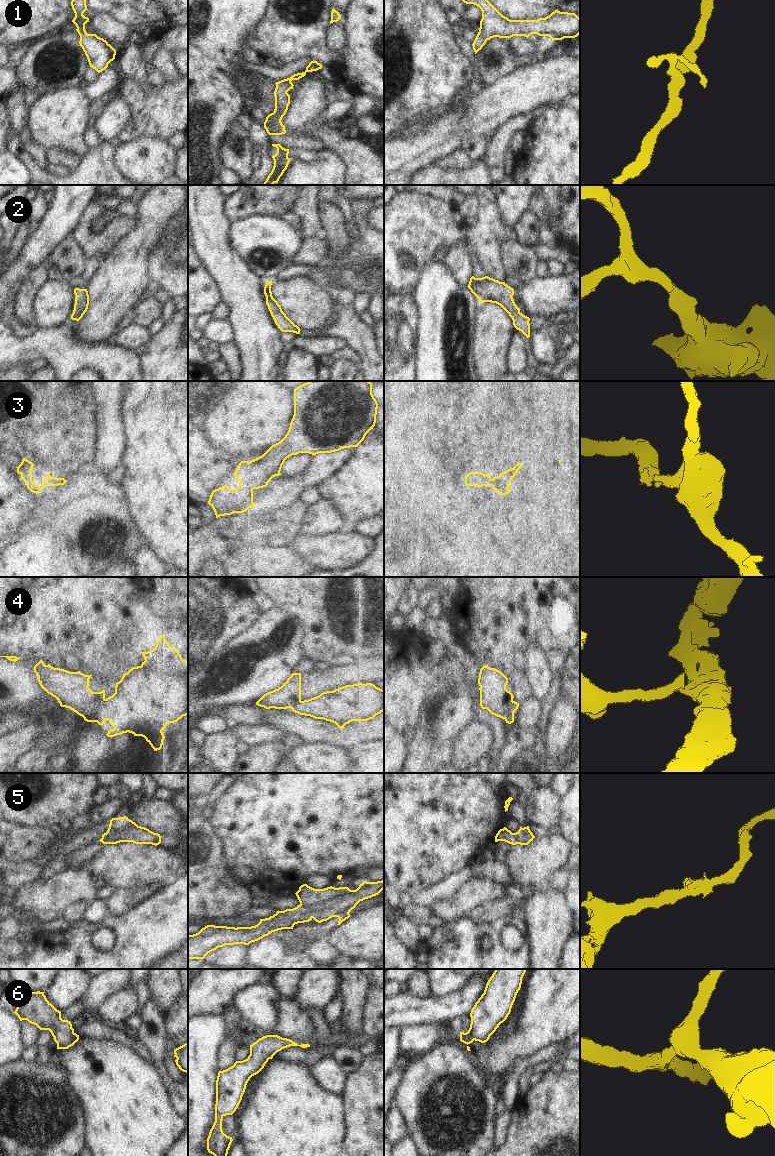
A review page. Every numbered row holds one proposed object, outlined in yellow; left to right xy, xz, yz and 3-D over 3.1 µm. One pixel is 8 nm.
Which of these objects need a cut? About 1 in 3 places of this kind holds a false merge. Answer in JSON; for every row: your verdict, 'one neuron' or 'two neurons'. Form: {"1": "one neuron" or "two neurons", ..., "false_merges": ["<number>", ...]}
{"1": "one neuron", "2": "one neuron", "3": "one neuron", "4": "two neurons", "5": "one neuron", "6": "one neuron", "false_merges": ["4"]}

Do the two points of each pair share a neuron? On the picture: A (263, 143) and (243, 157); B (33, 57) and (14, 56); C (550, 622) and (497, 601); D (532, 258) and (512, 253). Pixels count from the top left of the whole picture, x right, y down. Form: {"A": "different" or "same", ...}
{"A": "different", "B": "different", "C": "same", "D": "same"}

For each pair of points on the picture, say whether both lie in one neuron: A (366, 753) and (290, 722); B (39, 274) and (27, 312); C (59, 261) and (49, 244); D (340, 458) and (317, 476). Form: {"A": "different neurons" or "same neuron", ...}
{"A": "different neurons", "B": "same neuron", "C": "different neurons", "D": "same neuron"}

